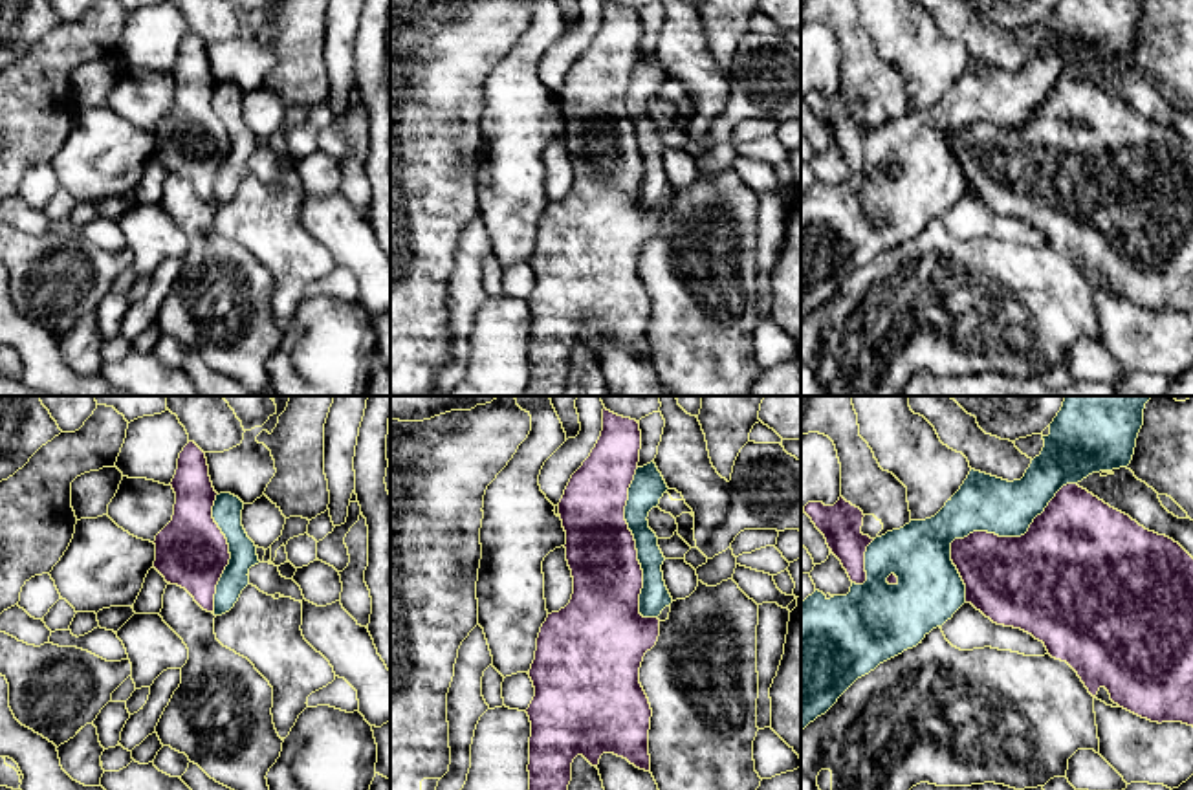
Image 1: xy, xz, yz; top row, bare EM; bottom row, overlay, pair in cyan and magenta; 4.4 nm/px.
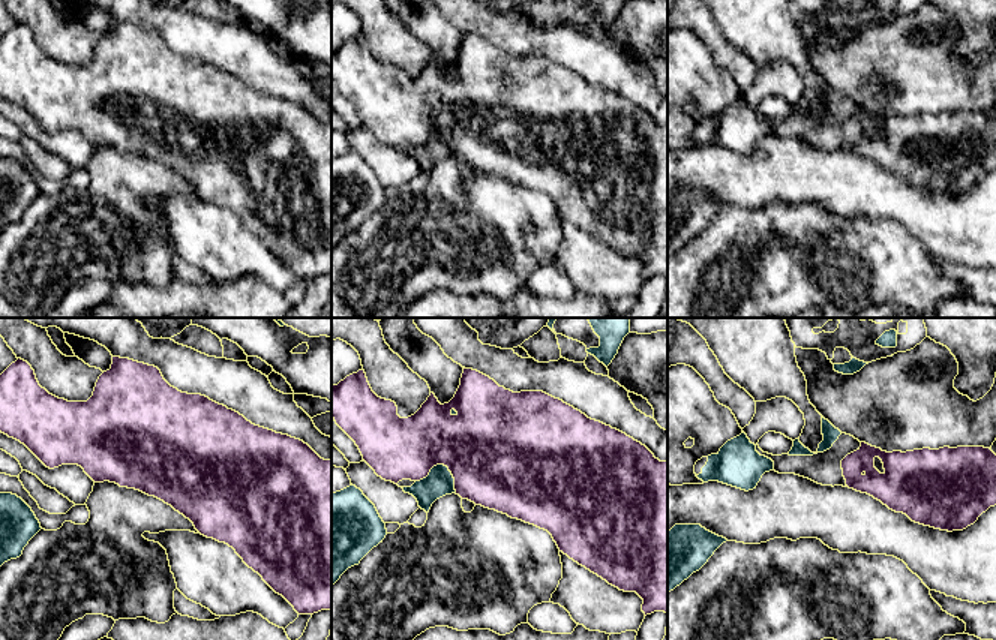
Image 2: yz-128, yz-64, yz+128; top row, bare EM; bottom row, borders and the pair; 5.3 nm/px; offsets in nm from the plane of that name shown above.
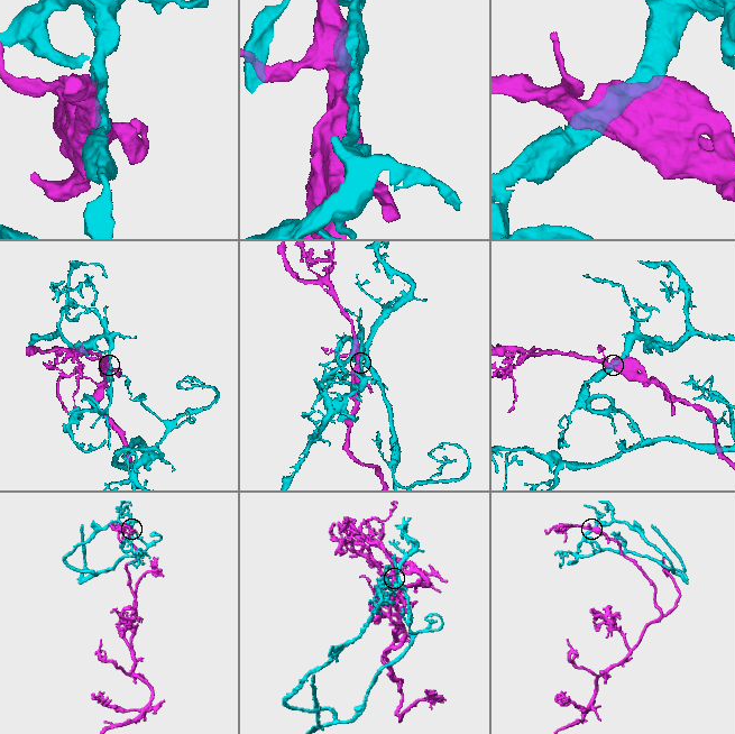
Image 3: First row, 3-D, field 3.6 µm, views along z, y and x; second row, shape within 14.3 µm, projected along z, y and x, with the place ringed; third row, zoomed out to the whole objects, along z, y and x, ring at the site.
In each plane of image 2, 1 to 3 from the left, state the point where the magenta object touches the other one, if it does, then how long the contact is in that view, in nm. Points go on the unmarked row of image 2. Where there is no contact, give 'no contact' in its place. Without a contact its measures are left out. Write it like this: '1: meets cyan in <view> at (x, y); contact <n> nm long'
1: no contact
2: meets cyan in yz-64 at (443, 129); contact 240 nm long
3: no contact

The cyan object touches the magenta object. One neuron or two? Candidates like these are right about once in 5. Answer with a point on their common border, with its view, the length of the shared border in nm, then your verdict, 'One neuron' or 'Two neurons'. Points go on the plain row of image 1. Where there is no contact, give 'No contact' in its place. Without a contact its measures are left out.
Touches cyan at yz (988, 121). Shared border 700 nm. Two neurons

